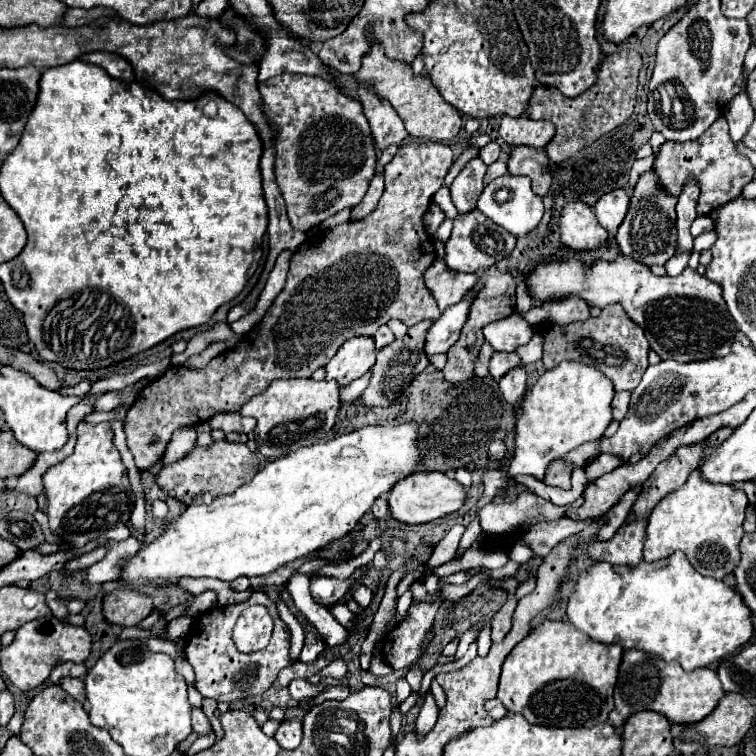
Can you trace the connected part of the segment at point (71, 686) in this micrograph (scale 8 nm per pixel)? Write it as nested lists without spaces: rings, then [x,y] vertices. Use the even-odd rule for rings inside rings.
[[[64,678],[60,680],[60,688],[64,688],[72,698],[84,702],[84,682],[80,678]]]

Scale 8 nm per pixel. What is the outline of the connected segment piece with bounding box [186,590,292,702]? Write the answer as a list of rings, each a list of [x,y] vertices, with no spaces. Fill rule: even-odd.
[[[254,590],[254,594],[250,596],[248,602],[202,612],[192,622],[192,628],[188,632],[188,644],[186,644],[186,660],[194,668],[196,690],[206,698],[214,698],[218,702],[236,702],[236,700],[242,700],[248,696],[264,694],[276,680],[278,672],[292,664],[292,660],[290,660],[290,628],[278,616],[276,604],[268,598],[268,594]],[[252,604],[262,604],[268,608],[270,616],[274,618],[274,636],[264,650],[258,650],[252,654],[240,654],[232,642],[232,630],[234,630],[234,624],[236,624],[240,612]]]

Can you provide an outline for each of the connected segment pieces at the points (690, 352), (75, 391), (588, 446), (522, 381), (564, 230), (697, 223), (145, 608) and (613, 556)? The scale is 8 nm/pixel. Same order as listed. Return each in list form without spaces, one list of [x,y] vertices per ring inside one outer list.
[[[624,254],[612,262],[598,260],[588,270],[578,260],[558,260],[558,262],[536,264],[534,268],[528,268],[526,284],[528,284],[530,294],[536,304],[542,304],[542,302],[558,298],[558,296],[580,296],[590,306],[598,306],[598,308],[620,302],[624,306],[626,314],[646,332],[650,348],[662,360],[672,358],[676,362],[696,362],[696,360],[726,356],[730,352],[730,348],[734,344],[734,336],[738,332],[736,322],[732,320],[732,316],[724,304],[720,286],[690,268],[686,268],[680,276],[654,276],[648,266],[644,266]]]
[[[85,379],[80,384],[76,384],[76,386],[64,386],[64,388],[60,388],[58,394],[60,396],[80,396],[80,398],[84,398],[84,396],[90,394],[90,390],[92,390],[92,383]]]
[[[586,442],[586,444],[574,448],[572,452],[568,452],[566,456],[562,456],[560,460],[568,462],[568,464],[572,464],[572,466],[584,466],[584,464],[588,464],[590,460],[596,458],[596,454],[598,454],[598,452],[596,452],[596,444],[598,444],[598,442]]]
[[[516,366],[516,368],[512,368],[512,372],[502,376],[500,378],[500,390],[502,390],[504,400],[510,400],[510,404],[520,406],[524,392],[526,392],[526,370],[524,370],[524,366]]]
[[[568,202],[560,212],[560,238],[574,250],[590,250],[604,244],[608,232],[598,224],[588,204]]]
[[[698,216],[694,222],[692,222],[692,236],[700,236],[702,232],[710,232],[712,230],[712,220],[710,216]]]
[[[116,590],[104,596],[104,616],[120,626],[136,626],[154,610],[152,598],[134,590]]]
[[[628,520],[626,526],[620,526],[612,540],[608,542],[592,542],[588,554],[594,560],[604,560],[608,564],[624,564],[638,566],[642,562],[642,546],[644,546],[644,528],[646,520]]]

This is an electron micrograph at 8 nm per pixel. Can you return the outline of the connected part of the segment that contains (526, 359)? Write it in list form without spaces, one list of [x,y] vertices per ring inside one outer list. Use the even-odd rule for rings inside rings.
[[[536,332],[528,344],[524,344],[522,348],[516,350],[516,354],[520,356],[522,364],[532,364],[532,362],[540,360],[542,358],[542,334]]]

